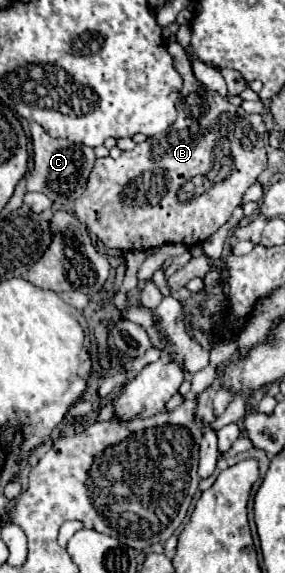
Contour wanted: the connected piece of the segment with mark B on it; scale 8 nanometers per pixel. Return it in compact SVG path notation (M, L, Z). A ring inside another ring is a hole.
M169 41L167 49L173 55L175 67L185 81L181 99L177 101L177 121L169 127L169 131L149 137L135 149L123 151L117 159L97 159L85 193L75 201L77 219L81 219L81 223L85 223L89 231L95 233L109 249L145 251L165 243L183 243L187 247L201 245L221 225L227 223L233 209L243 203L247 189L267 167L263 117L245 113L241 107L231 105L227 97L221 97L197 81L185 49L177 41ZM193 179L205 181L205 185L197 185Z

